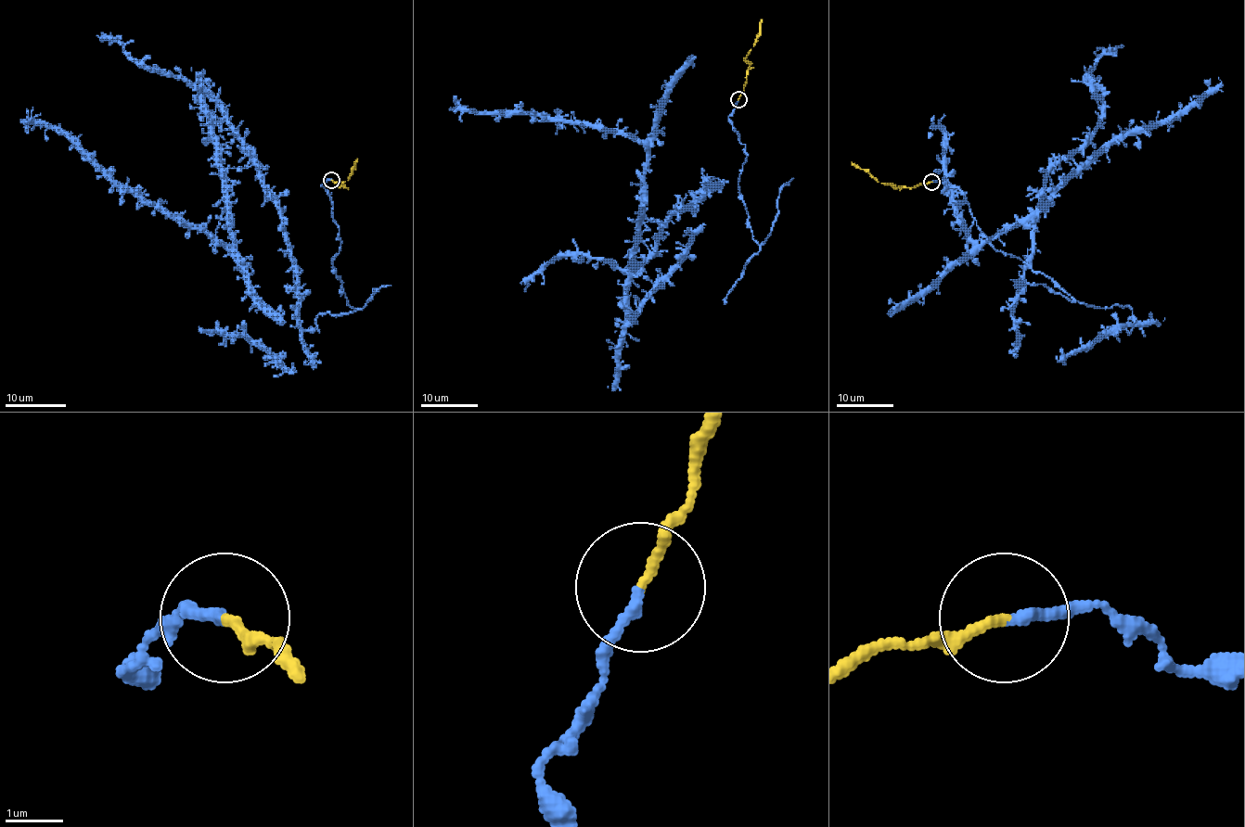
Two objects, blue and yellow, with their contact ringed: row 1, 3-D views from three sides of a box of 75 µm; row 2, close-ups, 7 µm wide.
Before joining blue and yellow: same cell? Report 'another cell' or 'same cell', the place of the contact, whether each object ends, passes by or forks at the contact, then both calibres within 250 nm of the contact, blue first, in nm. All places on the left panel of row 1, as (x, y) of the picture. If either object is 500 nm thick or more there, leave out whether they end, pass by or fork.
same cell | (331, 180) | blue ends | yellow ends | 170/150 nm

